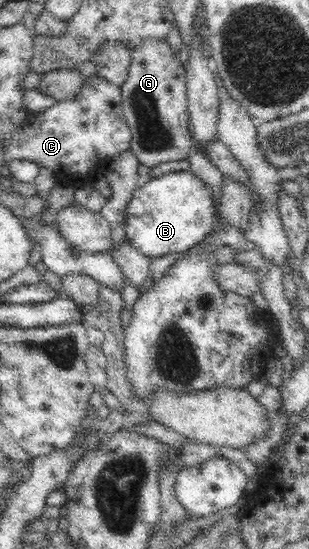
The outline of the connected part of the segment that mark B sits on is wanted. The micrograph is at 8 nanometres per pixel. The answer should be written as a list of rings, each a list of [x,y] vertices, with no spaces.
[[[191,171],[170,172],[149,181],[132,192],[123,217],[127,244],[149,260],[169,254],[182,254],[205,239],[215,220],[210,192]]]

